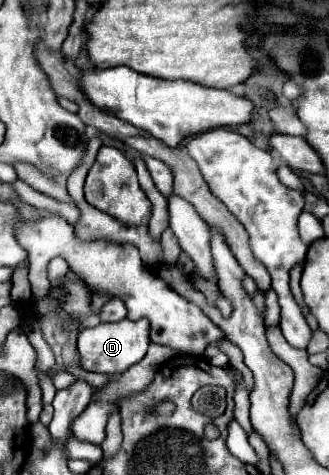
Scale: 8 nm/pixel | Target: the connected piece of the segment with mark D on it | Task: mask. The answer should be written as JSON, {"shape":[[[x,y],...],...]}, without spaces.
{"shape":[[[122,319],[118,323],[100,323],[96,327],[82,329],[78,335],[78,353],[82,359],[82,367],[86,371],[96,371],[106,375],[124,373],[128,367],[144,359],[150,345],[148,333],[150,333],[150,323],[146,319],[138,321]]]}

